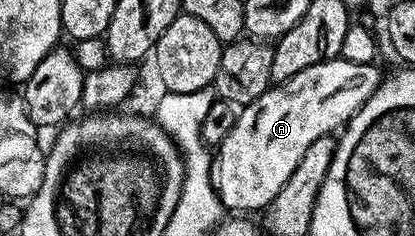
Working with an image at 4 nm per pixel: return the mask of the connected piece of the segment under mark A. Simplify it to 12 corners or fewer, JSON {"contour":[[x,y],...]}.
{"contour":[[334,57],[235,114],[212,158],[225,210],[267,209],[310,143],[382,80]]}

